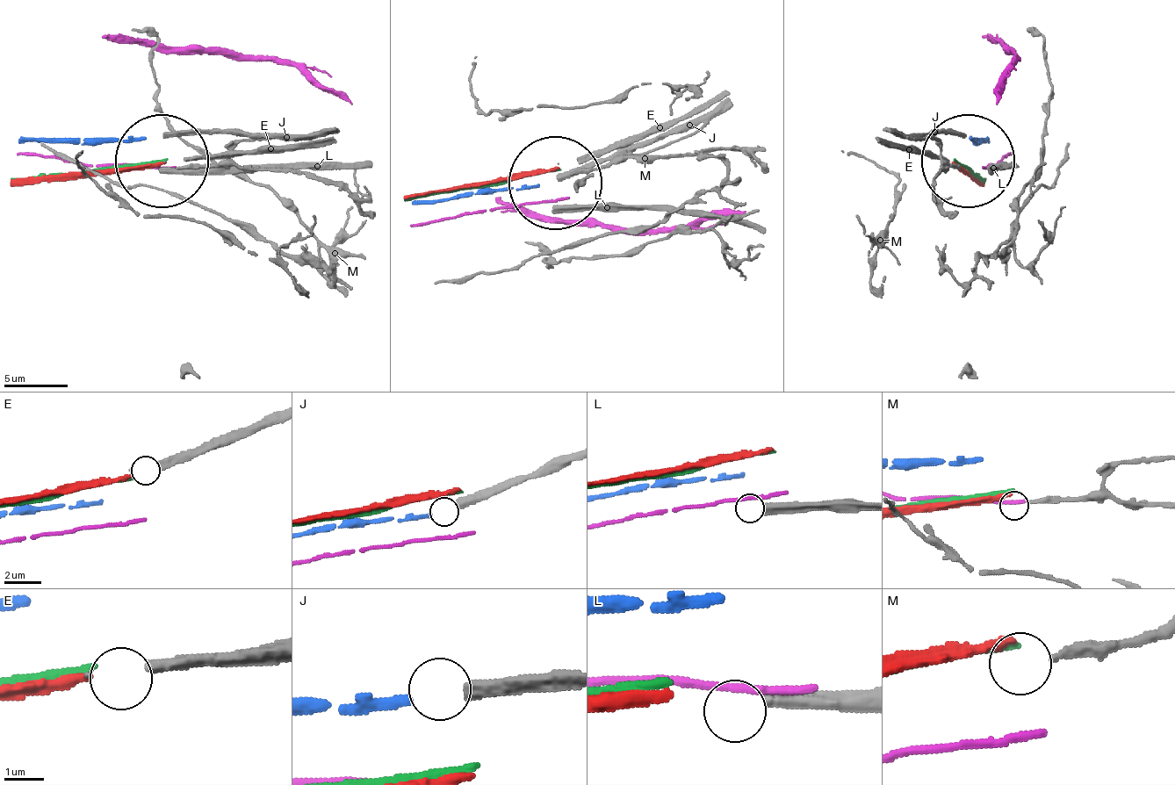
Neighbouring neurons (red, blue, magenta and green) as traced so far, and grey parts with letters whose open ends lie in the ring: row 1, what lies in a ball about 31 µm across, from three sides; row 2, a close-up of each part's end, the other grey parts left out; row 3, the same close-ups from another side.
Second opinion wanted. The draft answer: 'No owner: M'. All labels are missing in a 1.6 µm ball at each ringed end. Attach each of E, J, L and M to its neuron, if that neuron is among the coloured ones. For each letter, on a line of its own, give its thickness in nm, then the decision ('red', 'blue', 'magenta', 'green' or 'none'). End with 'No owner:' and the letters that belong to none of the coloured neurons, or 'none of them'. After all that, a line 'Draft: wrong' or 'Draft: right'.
E: 340 nm thick; red
J: 420 nm thick; blue
L: 380 nm thick; none
M: 200 nm thick; none
No owner: L, M
Draft: wrong

